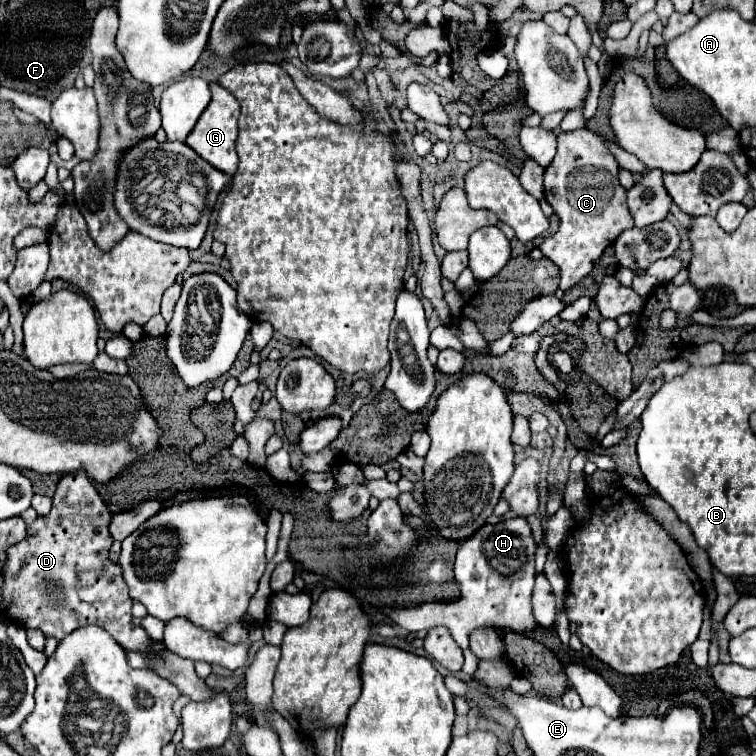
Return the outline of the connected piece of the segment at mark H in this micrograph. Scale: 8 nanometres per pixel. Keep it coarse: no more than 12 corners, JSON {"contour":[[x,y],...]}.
{"contour":[[524,517],[458,547],[456,603],[382,613],[406,631],[534,627],[534,551]]}

